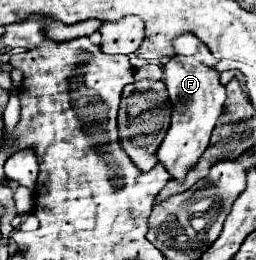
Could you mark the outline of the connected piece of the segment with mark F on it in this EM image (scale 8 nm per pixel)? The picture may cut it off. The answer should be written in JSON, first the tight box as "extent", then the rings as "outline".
{"extent":[157,34,225,180],"outline":[[[181,34],[171,44],[175,54],[165,64],[163,82],[169,92],[173,114],[171,126],[157,150],[157,156],[171,178],[183,180],[187,170],[195,166],[209,144],[211,130],[215,128],[225,106],[225,86],[219,82],[219,72],[213,68],[217,60],[211,56],[211,52],[207,52],[207,46],[195,34]]]}

